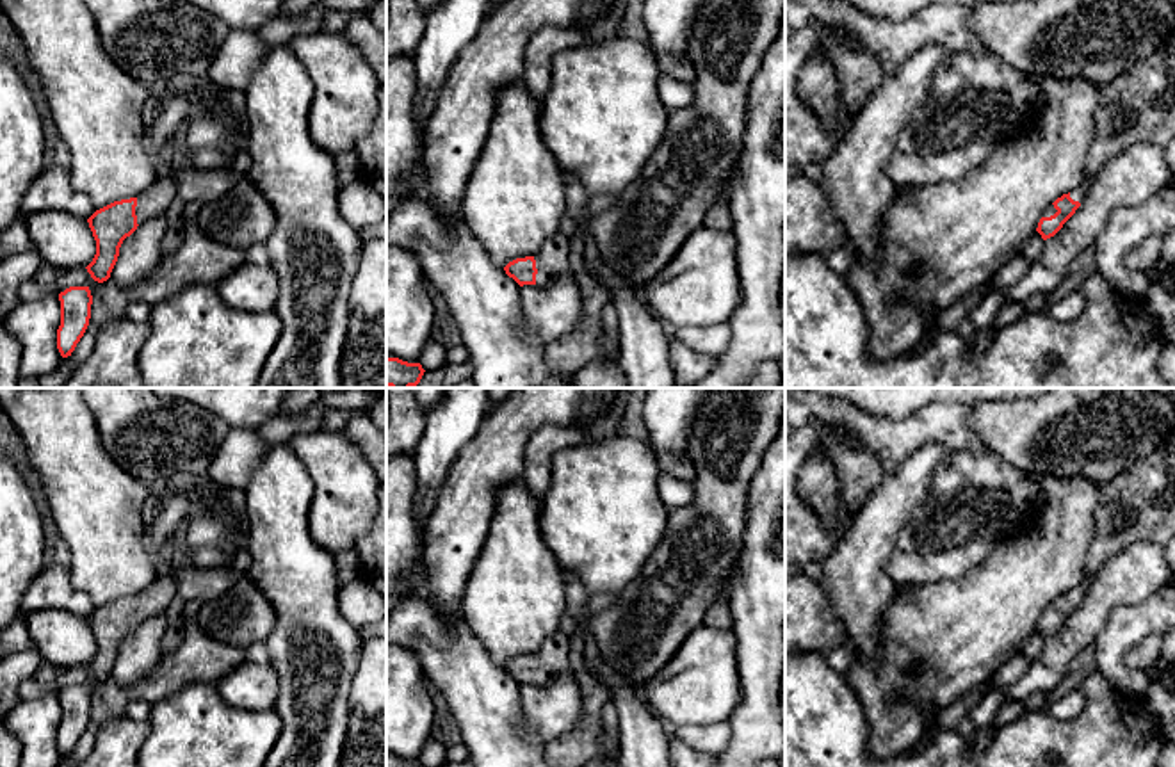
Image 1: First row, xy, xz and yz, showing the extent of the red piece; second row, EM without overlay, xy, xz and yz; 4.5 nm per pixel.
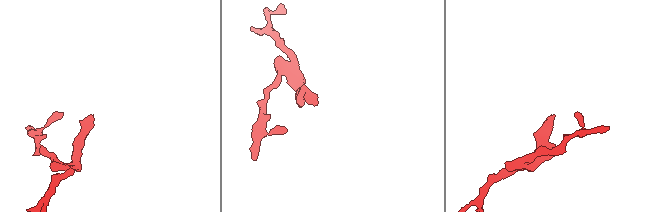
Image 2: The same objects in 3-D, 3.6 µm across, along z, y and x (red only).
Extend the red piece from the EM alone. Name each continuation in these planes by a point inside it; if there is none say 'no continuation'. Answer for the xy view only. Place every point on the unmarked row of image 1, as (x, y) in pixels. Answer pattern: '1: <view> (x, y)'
1: xy (153, 602)

